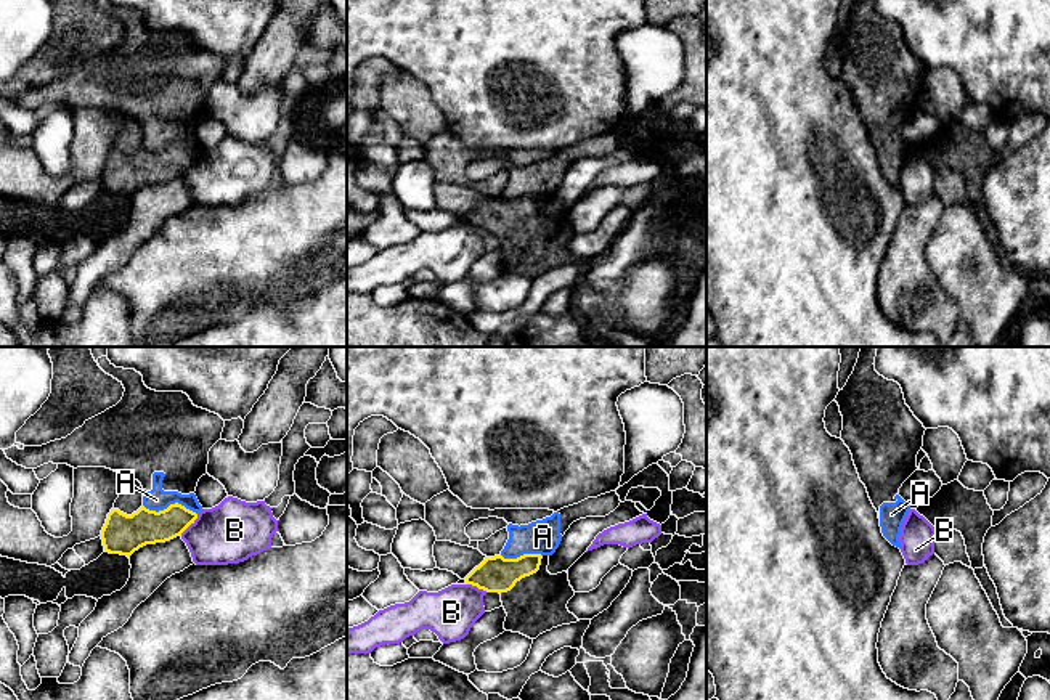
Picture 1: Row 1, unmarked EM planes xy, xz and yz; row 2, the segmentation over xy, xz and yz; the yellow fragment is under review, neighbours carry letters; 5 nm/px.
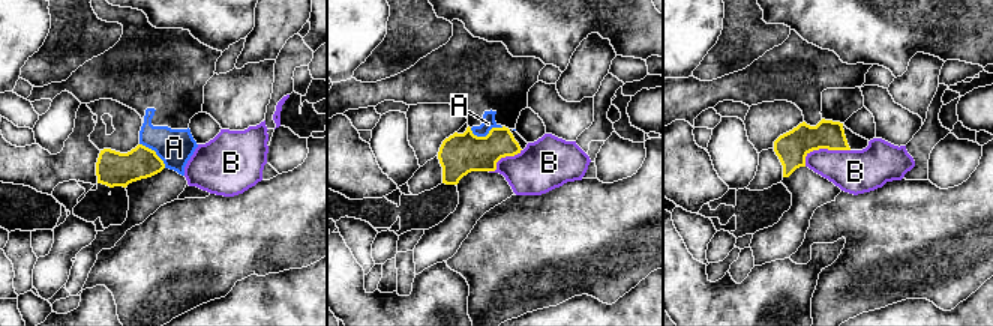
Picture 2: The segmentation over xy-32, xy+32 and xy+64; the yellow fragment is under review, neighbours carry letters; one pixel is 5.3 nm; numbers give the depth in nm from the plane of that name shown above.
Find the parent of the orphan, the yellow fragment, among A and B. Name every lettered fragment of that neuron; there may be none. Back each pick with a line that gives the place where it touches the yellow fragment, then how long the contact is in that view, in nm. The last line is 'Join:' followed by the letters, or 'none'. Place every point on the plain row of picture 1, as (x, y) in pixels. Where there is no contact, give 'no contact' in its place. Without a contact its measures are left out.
Join: none

